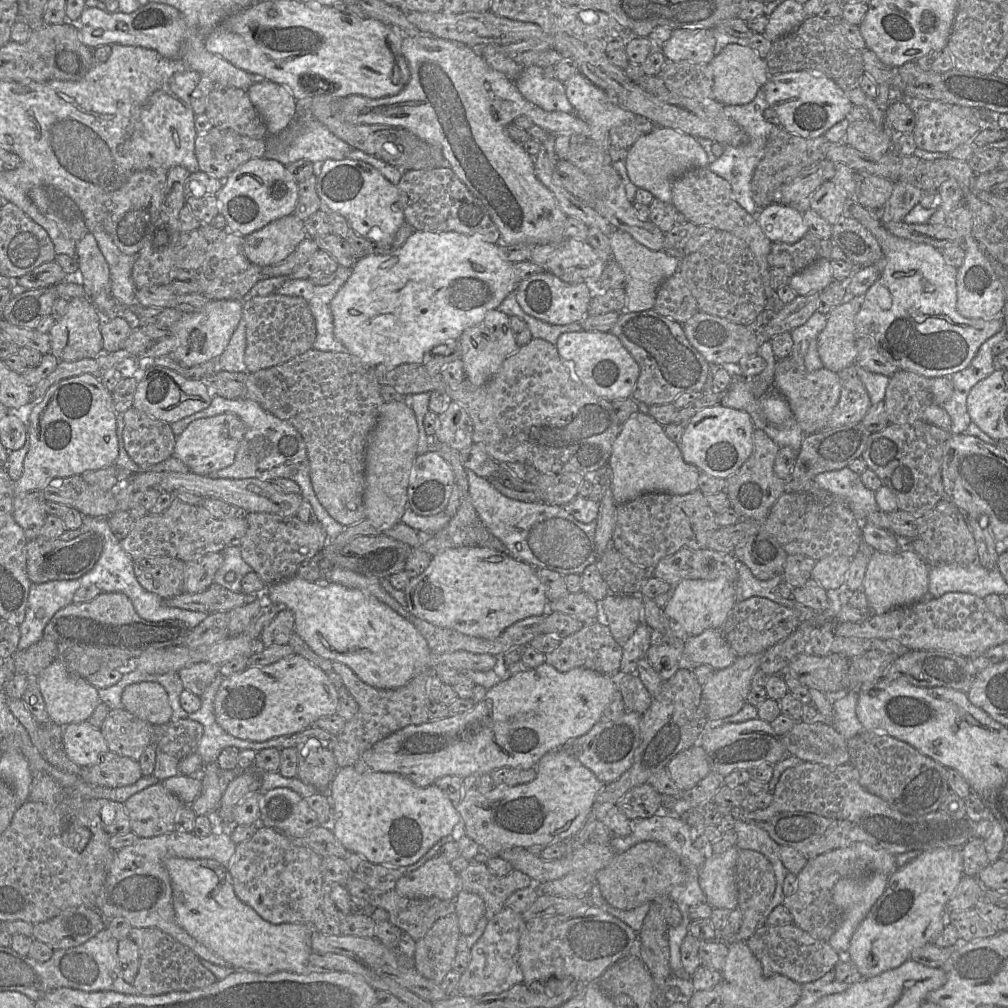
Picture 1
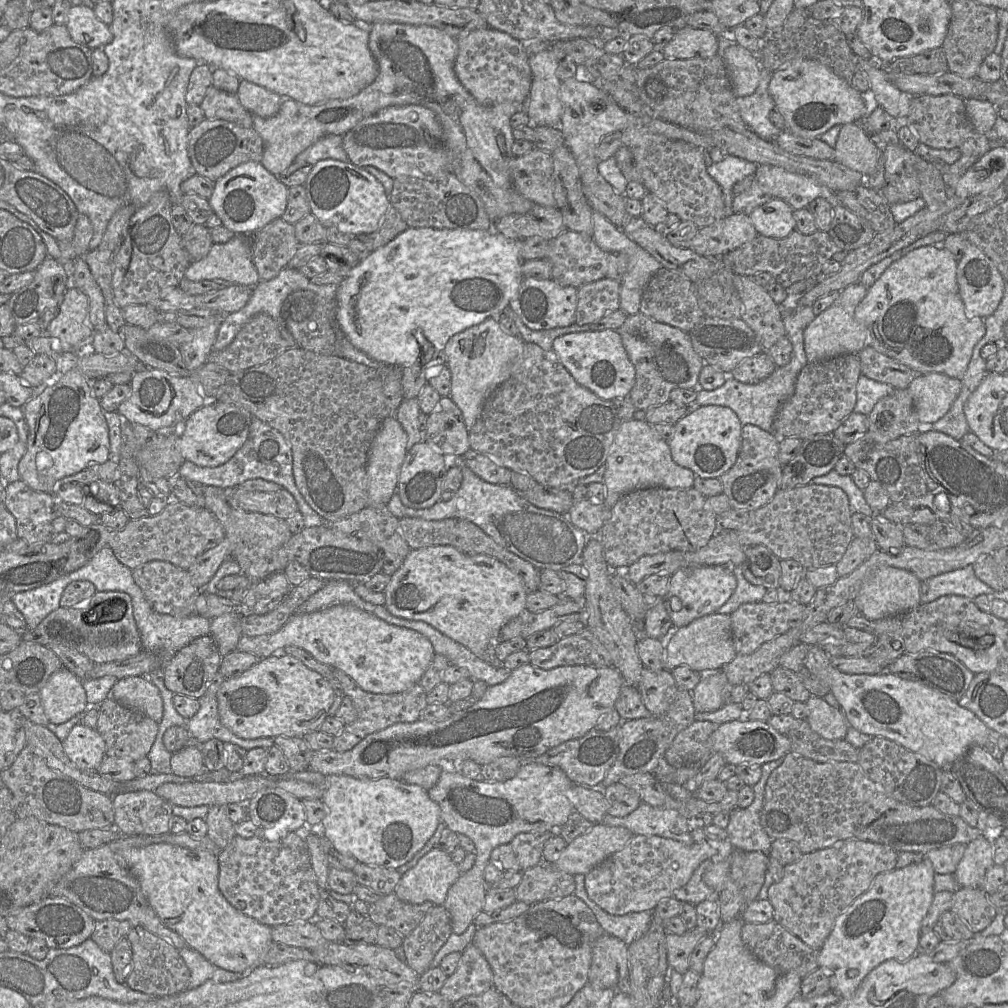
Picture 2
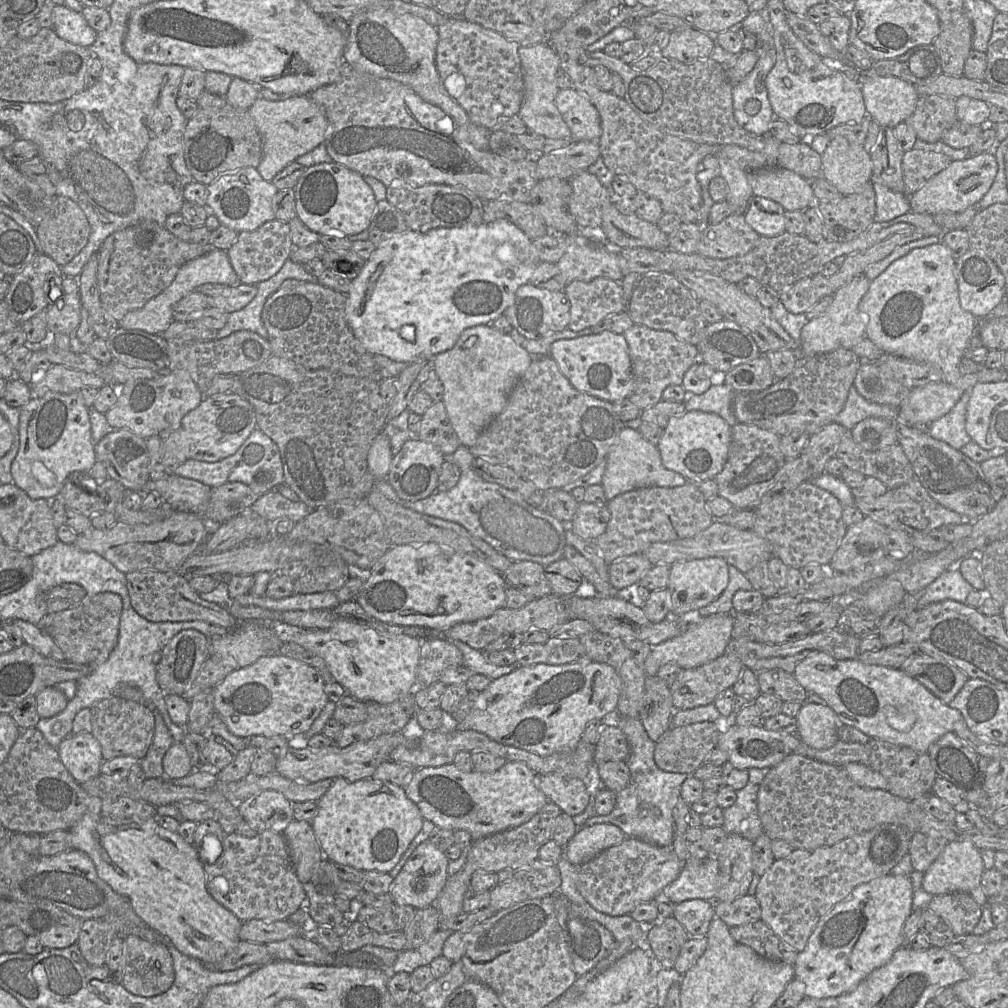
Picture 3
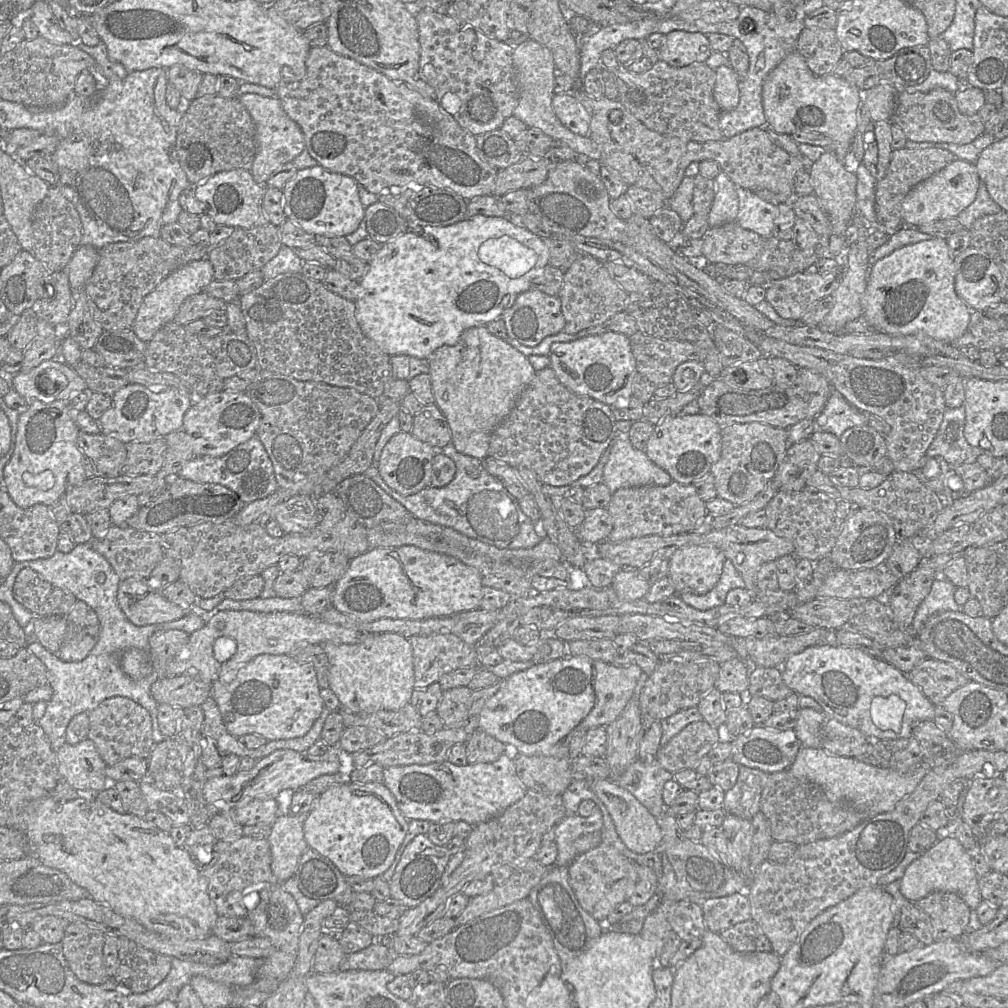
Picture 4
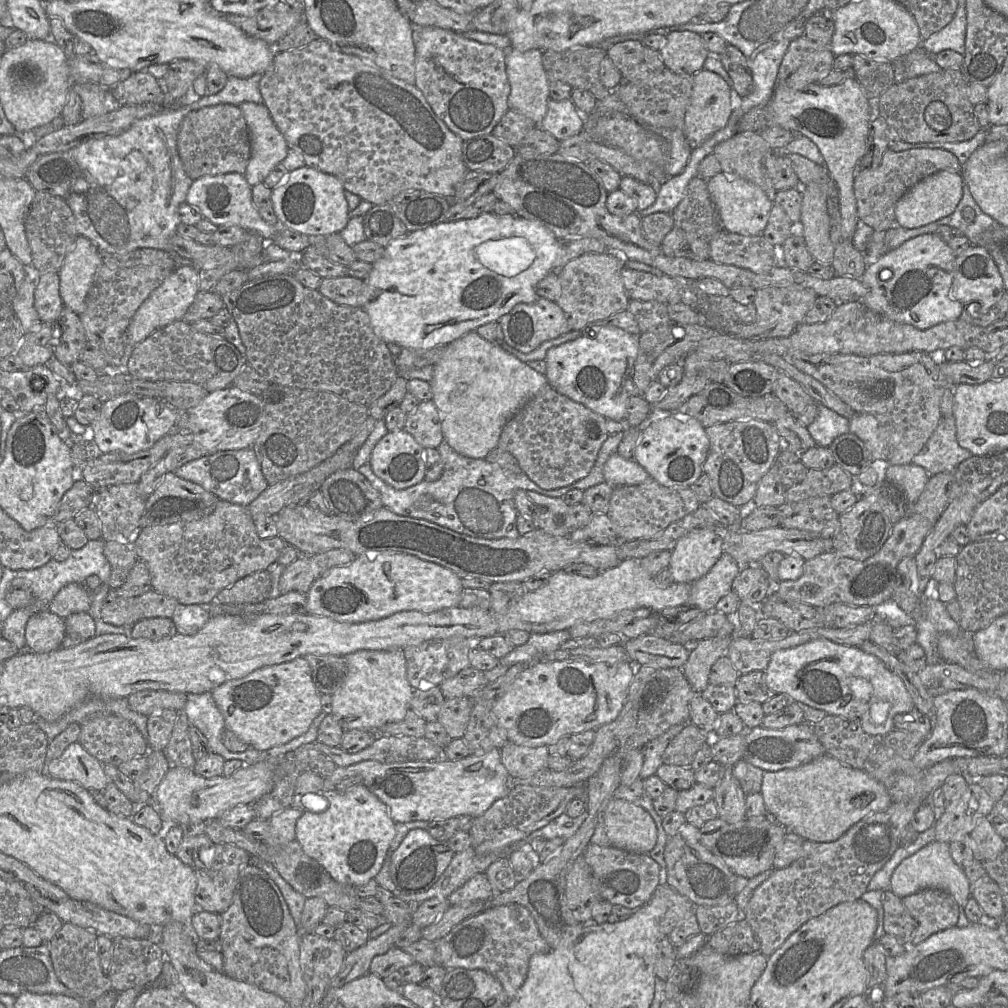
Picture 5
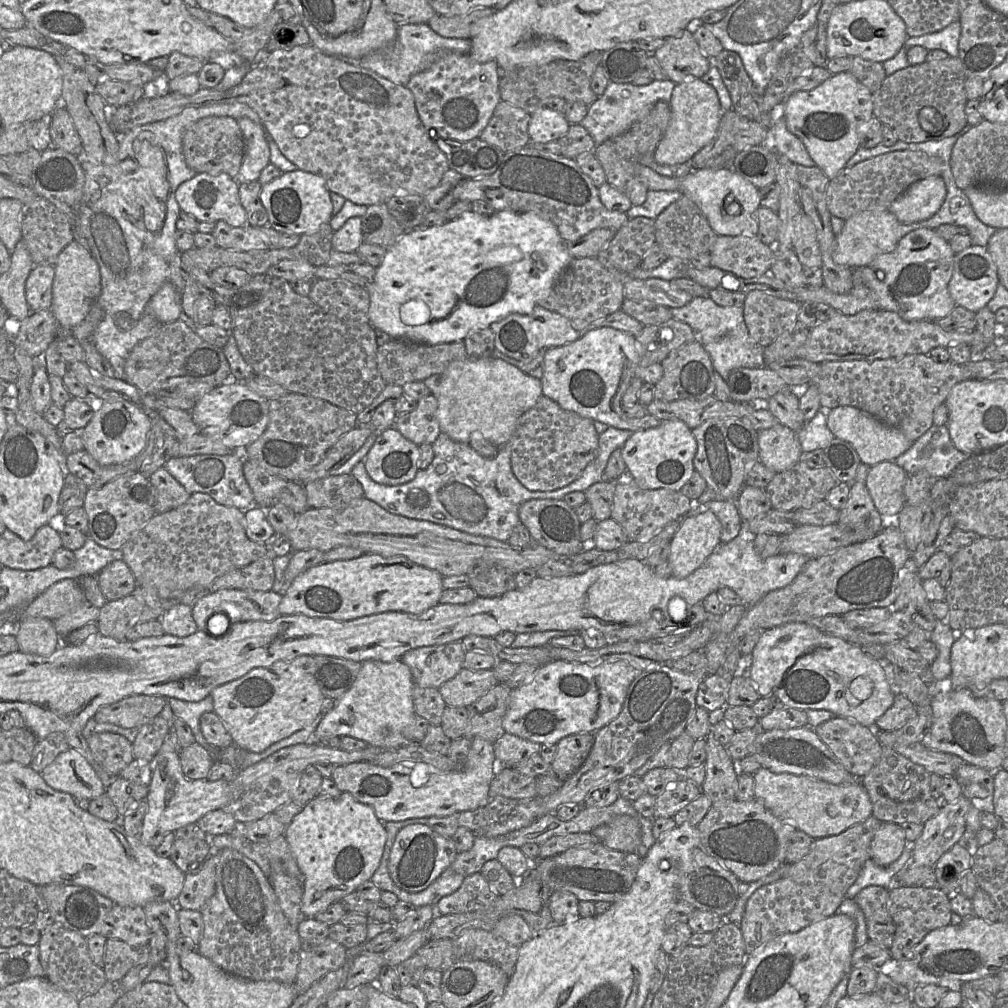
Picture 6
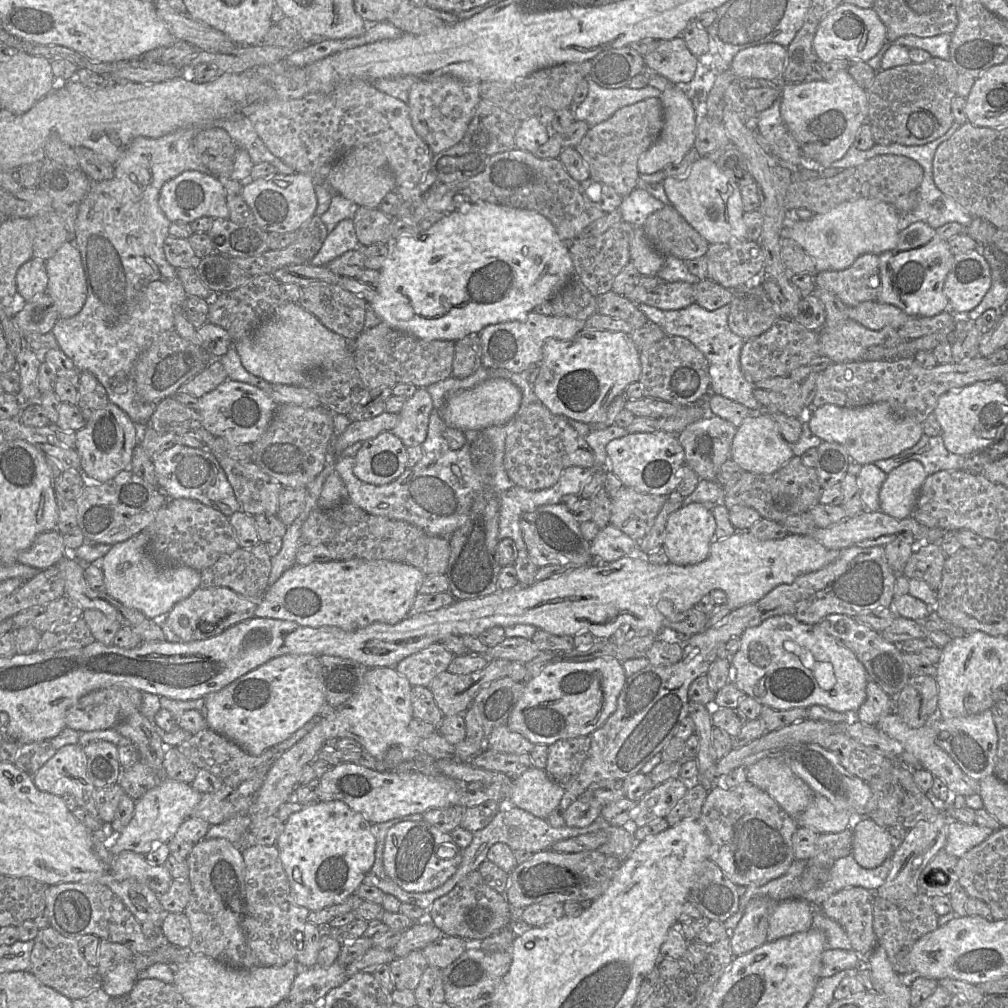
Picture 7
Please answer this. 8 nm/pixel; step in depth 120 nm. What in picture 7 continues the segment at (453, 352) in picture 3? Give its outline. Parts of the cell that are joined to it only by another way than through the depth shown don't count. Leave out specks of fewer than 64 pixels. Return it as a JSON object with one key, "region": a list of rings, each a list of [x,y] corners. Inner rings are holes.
{"region":[[[492,378],[477,386],[452,394],[440,410],[445,424],[461,431],[482,431],[511,421],[521,408],[521,390],[504,378]]]}

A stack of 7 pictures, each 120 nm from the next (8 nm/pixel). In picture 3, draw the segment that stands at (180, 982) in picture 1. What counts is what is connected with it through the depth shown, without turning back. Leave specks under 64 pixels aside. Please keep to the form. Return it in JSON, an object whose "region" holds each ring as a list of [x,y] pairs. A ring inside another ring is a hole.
{"region":[[[129,935],[123,939],[125,965],[121,985],[131,994],[153,997],[166,992],[175,972],[169,949]]]}

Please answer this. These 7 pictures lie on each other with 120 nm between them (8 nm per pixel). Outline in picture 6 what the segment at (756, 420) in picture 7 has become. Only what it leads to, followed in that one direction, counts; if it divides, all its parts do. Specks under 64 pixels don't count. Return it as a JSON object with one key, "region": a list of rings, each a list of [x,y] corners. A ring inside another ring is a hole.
{"region":[[[781,423],[758,431],[759,461],[779,473],[800,461],[802,453],[798,432]]]}

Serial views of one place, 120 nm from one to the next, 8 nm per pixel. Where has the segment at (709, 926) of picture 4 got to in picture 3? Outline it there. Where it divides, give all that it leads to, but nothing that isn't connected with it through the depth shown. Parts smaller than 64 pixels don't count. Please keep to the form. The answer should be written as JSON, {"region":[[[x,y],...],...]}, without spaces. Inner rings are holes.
{"region":[[[744,895],[731,902],[714,902],[714,912],[730,928],[761,919],[761,907],[754,895]]]}

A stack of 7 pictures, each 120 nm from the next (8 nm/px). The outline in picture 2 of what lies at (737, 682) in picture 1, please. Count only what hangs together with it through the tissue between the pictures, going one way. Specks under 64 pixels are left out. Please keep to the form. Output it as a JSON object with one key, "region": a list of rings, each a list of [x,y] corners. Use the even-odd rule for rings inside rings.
{"region":[[[722,670],[701,671],[702,679],[692,691],[696,712],[714,712],[729,701],[730,691],[726,674]]]}

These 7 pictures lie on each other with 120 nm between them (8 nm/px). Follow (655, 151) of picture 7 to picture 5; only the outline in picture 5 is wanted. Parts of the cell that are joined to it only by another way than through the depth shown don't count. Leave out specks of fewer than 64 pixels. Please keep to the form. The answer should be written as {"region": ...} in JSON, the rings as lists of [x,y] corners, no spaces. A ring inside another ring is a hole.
{"region":[[[701,69],[693,75],[693,89],[685,113],[683,133],[692,149],[700,146],[713,133],[725,127],[732,114],[731,87],[718,74]]]}

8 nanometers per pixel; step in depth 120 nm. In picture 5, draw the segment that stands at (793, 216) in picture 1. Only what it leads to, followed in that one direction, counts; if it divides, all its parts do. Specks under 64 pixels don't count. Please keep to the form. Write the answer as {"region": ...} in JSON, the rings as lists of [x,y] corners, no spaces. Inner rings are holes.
{"region":[[[722,171],[707,180],[707,187],[723,230],[744,236],[762,235],[774,205],[771,195],[747,180]]]}

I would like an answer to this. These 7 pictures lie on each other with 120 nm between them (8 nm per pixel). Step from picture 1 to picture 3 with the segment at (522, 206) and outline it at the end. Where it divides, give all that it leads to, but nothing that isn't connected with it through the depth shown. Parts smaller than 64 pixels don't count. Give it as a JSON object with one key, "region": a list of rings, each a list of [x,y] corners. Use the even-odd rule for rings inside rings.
{"region":[[[373,10],[355,15],[349,22],[347,41],[343,52],[345,63],[353,70],[378,78],[397,81],[412,89],[424,101],[439,107],[459,125],[459,138],[469,140],[481,150],[489,149],[491,131],[470,121],[466,111],[452,98],[443,87],[435,65],[438,43],[437,28],[420,17],[411,14],[398,14],[390,10]],[[308,96],[282,97],[277,101],[258,97],[247,111],[261,136],[262,158],[256,168],[266,181],[271,181],[297,157],[310,152],[324,142],[328,126],[325,112]]]}

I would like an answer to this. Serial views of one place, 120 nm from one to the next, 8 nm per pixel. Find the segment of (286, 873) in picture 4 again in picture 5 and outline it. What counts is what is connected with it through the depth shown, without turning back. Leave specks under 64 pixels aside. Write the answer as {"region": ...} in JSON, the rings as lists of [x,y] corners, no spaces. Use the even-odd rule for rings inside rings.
{"region":[[[288,807],[271,816],[269,837],[263,841],[270,848],[279,848],[296,840],[296,823],[304,811],[304,809]]]}

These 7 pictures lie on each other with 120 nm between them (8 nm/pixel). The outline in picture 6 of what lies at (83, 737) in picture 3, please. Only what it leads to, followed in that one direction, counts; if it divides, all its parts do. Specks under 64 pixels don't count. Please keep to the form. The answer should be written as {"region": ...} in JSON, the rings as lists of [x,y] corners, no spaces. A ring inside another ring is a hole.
{"region":[[[75,748],[60,753],[42,772],[48,786],[74,798],[89,801],[105,792],[105,786],[86,758]]]}

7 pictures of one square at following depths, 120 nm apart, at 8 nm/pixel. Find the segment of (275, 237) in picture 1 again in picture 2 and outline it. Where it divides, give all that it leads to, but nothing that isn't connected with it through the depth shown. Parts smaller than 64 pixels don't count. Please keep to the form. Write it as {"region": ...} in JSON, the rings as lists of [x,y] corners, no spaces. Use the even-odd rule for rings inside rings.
{"region":[[[235,235],[226,243],[213,243],[209,253],[191,262],[184,277],[191,281],[222,279],[230,284],[254,287],[259,281],[252,261],[249,235]]]}

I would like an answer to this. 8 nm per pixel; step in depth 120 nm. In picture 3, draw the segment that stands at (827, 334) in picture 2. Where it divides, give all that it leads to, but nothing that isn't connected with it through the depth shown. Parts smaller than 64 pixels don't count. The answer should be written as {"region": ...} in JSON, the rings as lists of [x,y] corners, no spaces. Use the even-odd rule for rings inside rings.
{"region":[[[864,274],[855,276],[850,283],[839,288],[833,295],[833,303],[828,309],[809,321],[801,332],[801,354],[805,356],[825,353],[833,351],[837,348],[852,349],[858,342],[866,337],[866,319],[859,310],[859,304],[863,296],[867,293],[870,286],[870,281]]]}

